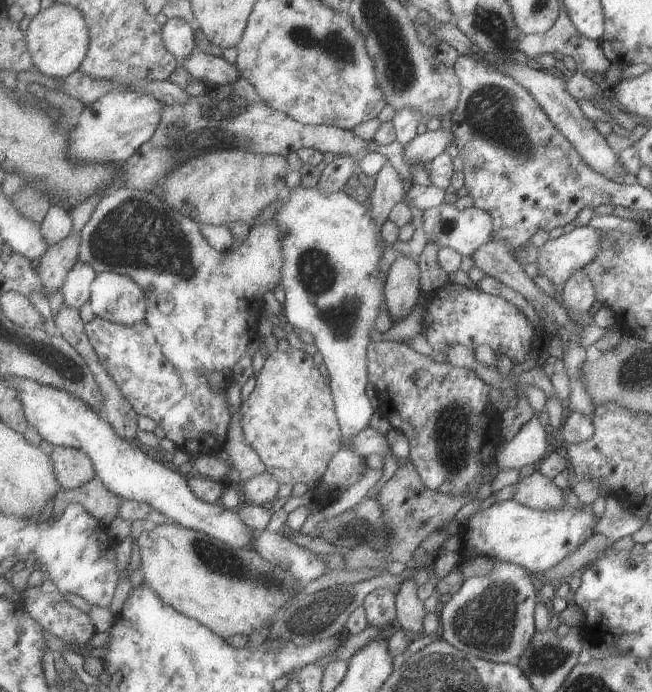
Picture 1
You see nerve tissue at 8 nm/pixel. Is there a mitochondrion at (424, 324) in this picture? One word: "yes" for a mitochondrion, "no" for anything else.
no

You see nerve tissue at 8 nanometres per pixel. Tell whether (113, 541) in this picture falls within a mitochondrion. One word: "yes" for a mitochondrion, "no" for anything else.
no

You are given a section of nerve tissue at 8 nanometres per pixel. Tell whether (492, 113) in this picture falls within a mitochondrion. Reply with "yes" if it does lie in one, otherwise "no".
yes

